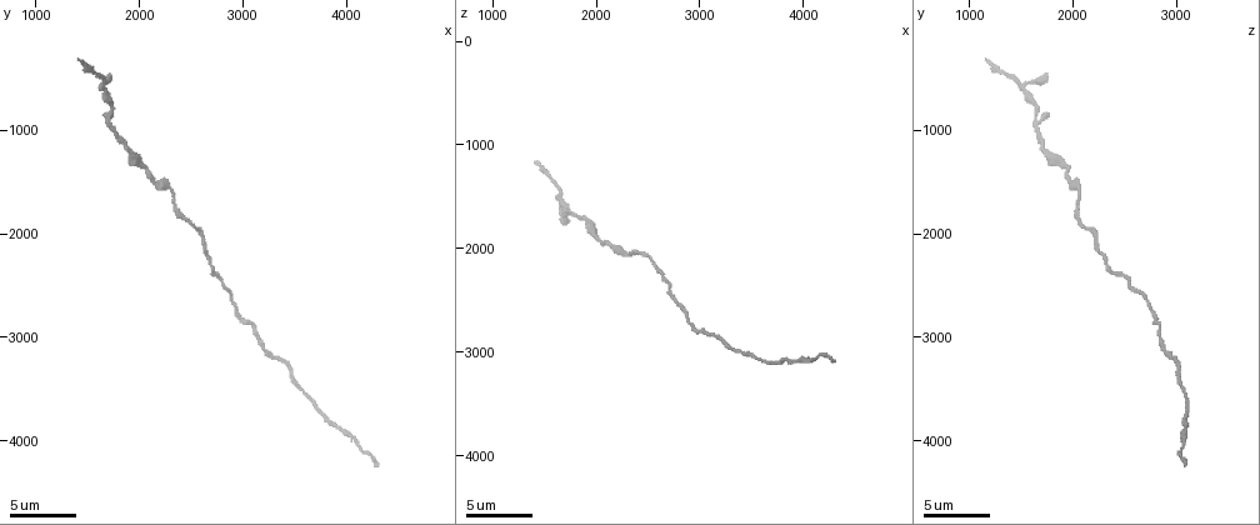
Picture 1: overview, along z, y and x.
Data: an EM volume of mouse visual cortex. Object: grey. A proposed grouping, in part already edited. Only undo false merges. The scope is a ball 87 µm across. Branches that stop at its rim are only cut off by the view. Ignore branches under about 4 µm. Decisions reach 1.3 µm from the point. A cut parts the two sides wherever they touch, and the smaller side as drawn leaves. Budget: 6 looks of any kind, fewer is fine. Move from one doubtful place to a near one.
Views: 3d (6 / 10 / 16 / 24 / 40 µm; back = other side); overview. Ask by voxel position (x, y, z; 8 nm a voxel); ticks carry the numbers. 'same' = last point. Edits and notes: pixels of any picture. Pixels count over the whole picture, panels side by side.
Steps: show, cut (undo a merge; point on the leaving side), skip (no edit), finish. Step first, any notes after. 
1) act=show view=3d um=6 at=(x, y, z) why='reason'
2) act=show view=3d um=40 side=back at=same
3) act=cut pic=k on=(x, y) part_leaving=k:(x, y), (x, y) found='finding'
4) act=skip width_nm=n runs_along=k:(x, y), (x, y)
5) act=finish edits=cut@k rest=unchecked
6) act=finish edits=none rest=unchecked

act=show view=3d um=16 at=(2700, 2340, 2340)

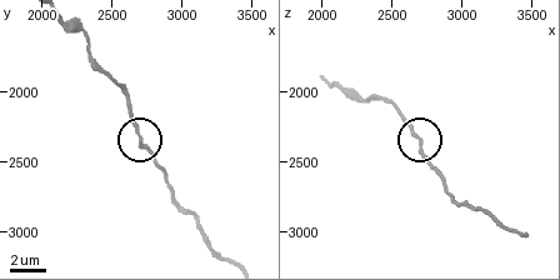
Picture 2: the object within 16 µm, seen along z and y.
act=skip width_nm=170 found='continuous, no second neuron'

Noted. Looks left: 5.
act=show view=3d um=16 at=(3560, 3540, 3100) why='thin neck'

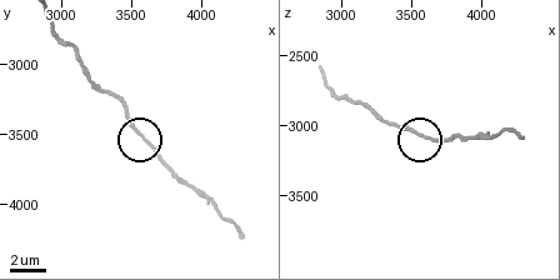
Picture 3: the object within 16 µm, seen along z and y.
act=skip width_nm=140 runs_along=3:(53, 21), (84, 71), (119, 103), (133, 129), (176, 173) found='one neuron here'

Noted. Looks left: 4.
act=show view=3d um=6 at=(2100, 1400, 1960) why='thin neck'

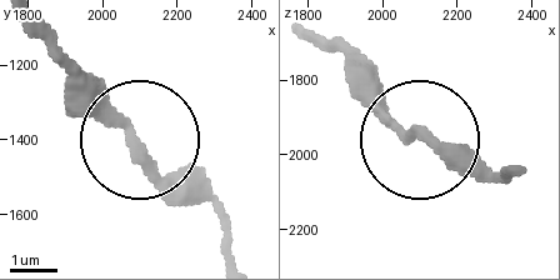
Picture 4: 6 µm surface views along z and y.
act=show view=3d um=6 side=back at=(2100, 1420, 1940)

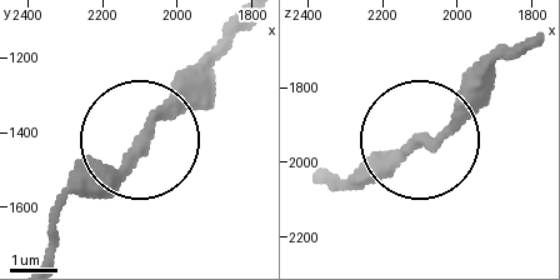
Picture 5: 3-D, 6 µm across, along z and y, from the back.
act=skip width_nm=220 runs_along=5:(323, 185), (370, 181), (485, 81) found='continuous, no second neuron'

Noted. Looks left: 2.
act=finish edits=none rest=unchecked

